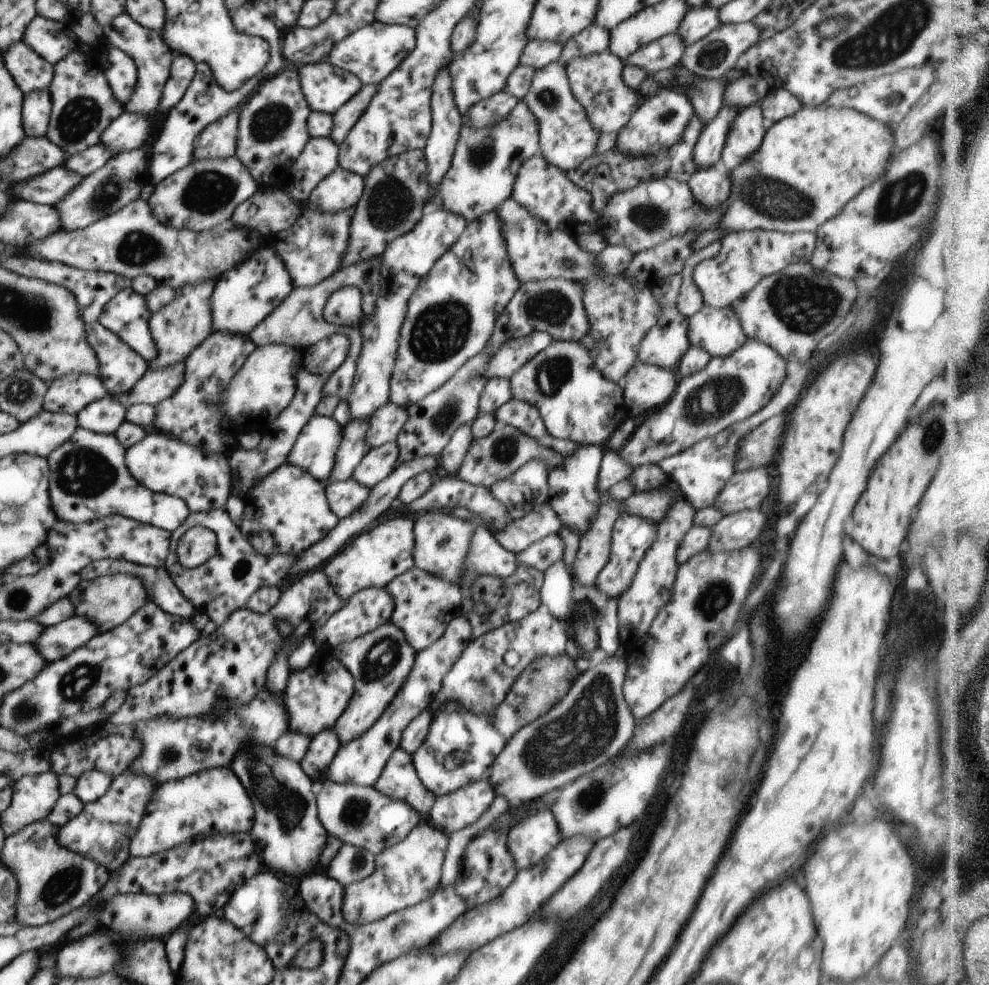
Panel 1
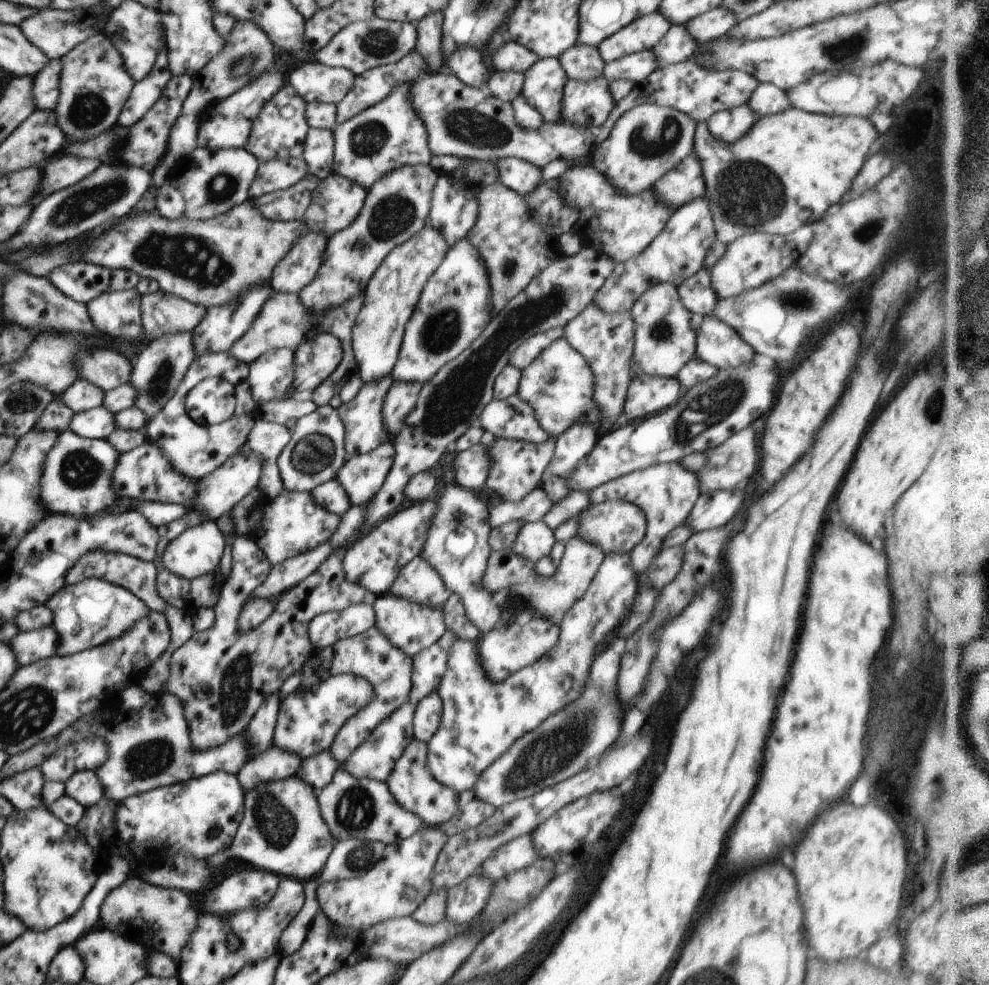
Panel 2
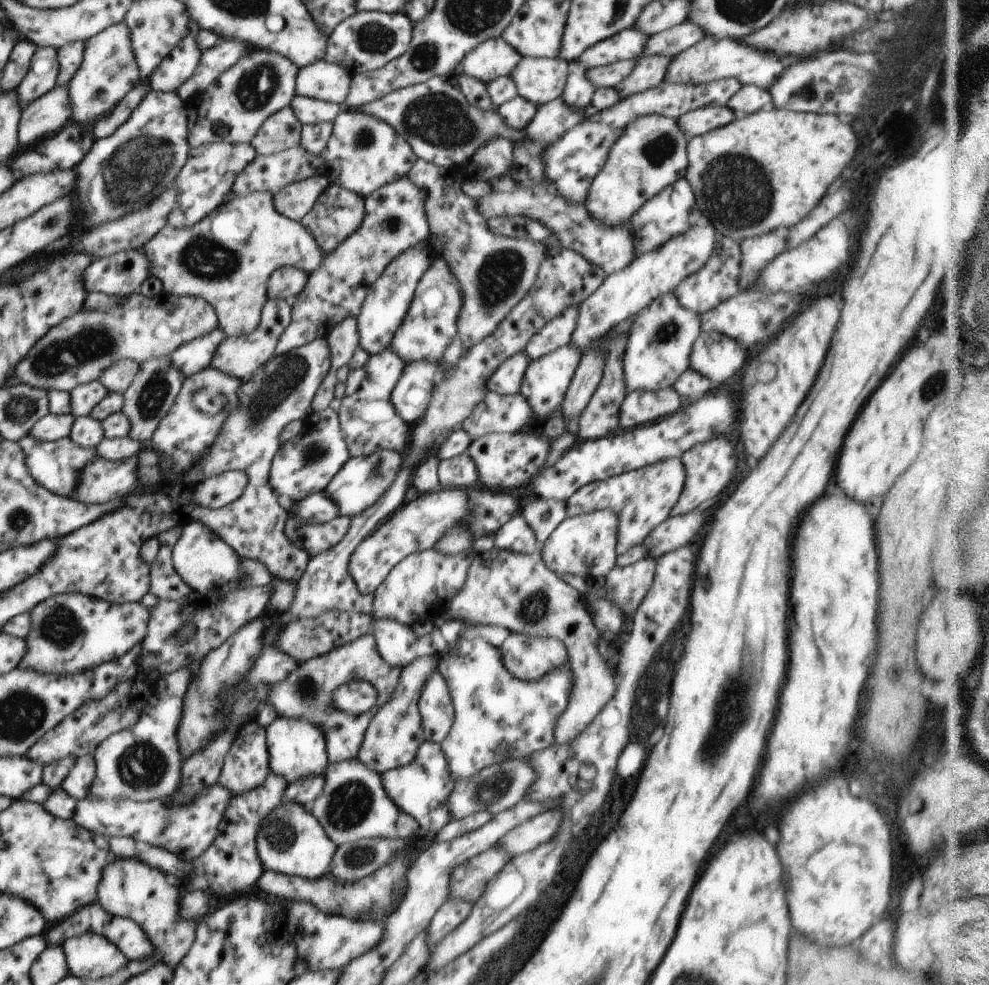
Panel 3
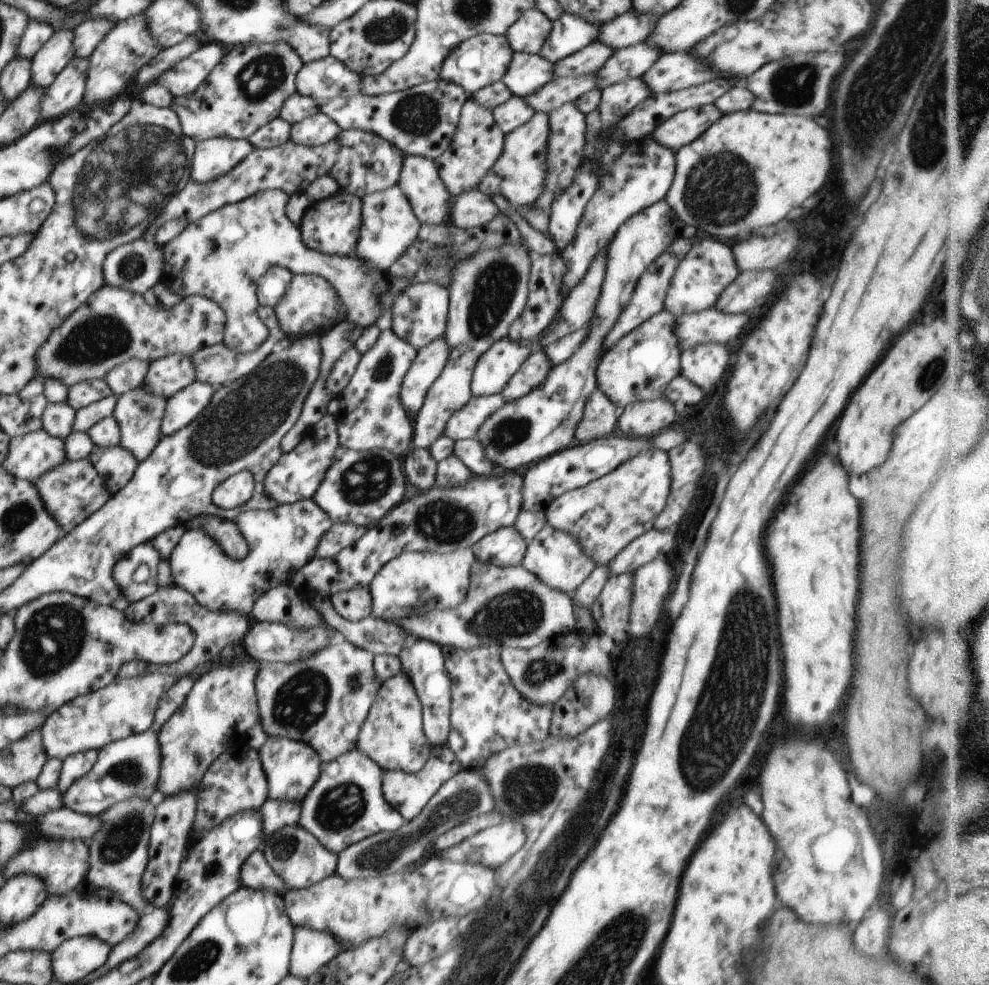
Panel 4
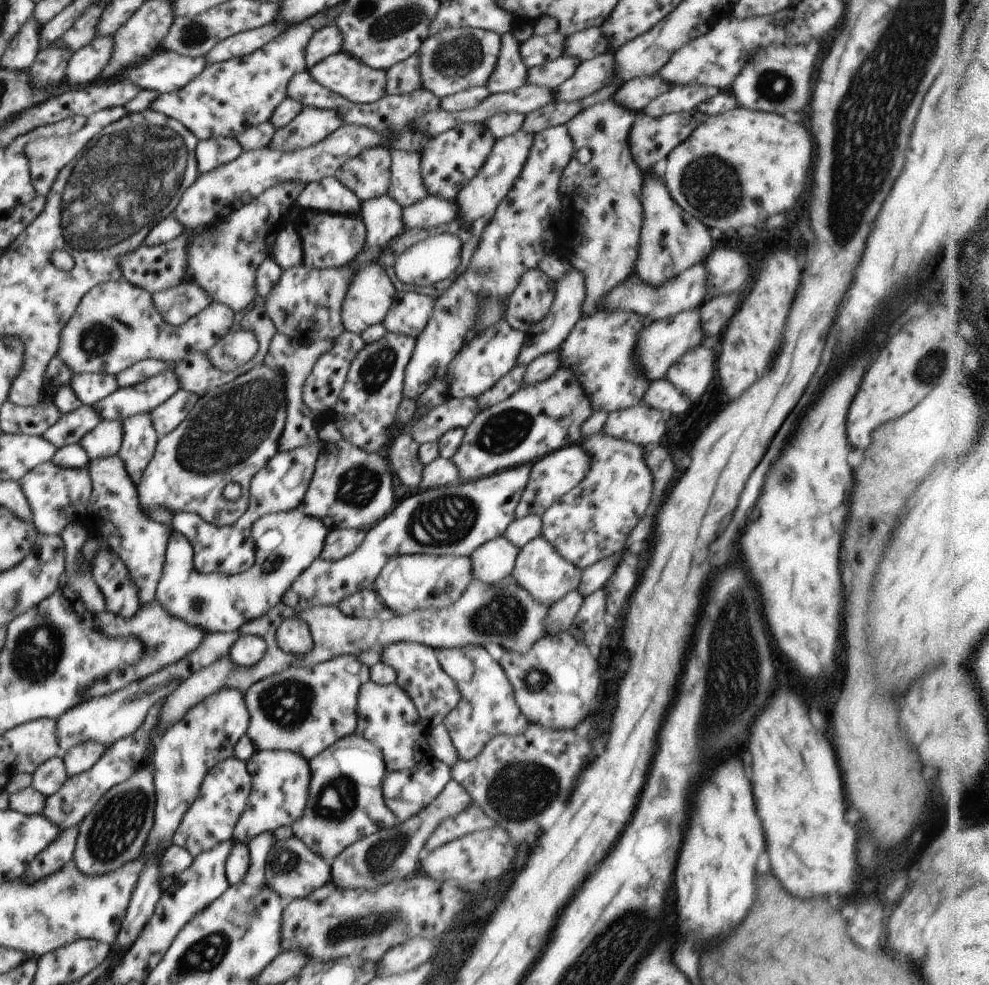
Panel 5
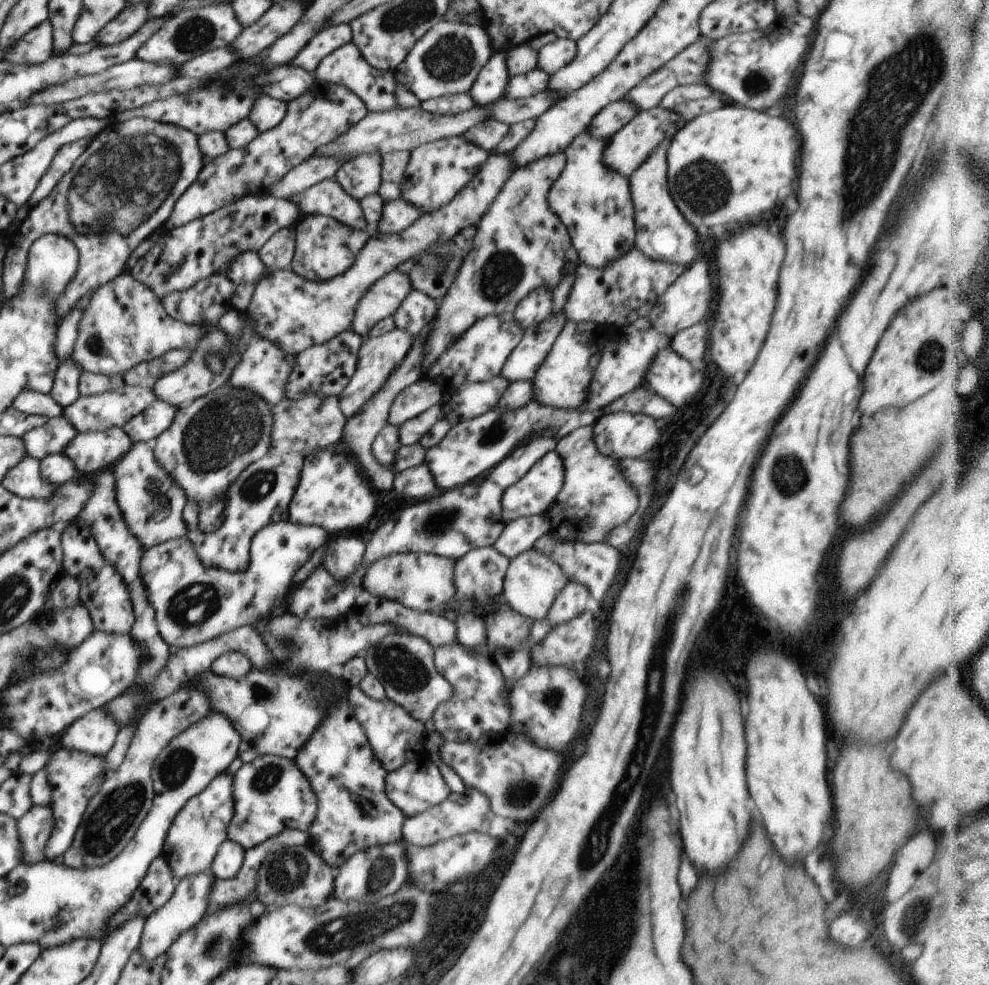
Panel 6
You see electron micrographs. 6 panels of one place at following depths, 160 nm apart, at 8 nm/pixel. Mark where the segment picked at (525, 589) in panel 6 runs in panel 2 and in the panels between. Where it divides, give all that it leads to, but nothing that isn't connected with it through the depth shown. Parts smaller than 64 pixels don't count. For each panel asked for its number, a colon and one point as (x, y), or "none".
2: (614, 526)
3: (584, 545)
4: (555, 557)
5: (539, 569)

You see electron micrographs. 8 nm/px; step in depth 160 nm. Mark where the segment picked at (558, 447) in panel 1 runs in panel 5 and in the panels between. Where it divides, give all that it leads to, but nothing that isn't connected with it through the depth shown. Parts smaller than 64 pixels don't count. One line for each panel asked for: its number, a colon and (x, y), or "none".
2: (512, 418)
3: (497, 414)
4: (463, 424)
5: (453, 413)

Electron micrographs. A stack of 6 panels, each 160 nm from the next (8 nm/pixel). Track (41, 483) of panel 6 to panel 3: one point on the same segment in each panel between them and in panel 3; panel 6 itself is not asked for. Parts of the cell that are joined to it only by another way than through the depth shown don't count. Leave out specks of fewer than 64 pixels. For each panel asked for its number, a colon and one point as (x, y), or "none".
3: (100, 481)
4: (73, 490)
5: (57, 496)

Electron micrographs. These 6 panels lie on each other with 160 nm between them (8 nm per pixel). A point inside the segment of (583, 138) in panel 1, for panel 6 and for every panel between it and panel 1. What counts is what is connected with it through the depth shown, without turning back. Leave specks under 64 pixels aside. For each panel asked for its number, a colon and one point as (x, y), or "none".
2: (544, 82)
3: (540, 80)
4: (526, 73)
5: (510, 73)
6: (489, 86)

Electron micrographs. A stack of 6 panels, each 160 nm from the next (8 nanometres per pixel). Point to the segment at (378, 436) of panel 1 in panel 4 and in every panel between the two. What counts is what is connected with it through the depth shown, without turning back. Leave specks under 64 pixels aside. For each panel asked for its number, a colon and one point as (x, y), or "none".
2: (401, 397)
3: (411, 396)
4: (430, 360)

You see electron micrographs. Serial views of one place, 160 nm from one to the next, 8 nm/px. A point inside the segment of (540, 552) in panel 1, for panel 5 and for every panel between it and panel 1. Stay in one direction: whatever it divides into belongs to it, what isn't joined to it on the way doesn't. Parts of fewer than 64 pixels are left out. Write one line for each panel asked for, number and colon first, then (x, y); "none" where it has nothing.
2: (534, 541)
3: (516, 535)
4: (505, 547)
5: (493, 561)

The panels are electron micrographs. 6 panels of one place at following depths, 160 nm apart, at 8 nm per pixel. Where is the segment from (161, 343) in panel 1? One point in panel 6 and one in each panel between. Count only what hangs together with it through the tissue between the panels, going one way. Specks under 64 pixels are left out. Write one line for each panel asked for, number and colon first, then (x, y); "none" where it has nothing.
2: (158, 369)
3: (152, 392)
4: (139, 413)
5: (139, 442)
6: (152, 504)

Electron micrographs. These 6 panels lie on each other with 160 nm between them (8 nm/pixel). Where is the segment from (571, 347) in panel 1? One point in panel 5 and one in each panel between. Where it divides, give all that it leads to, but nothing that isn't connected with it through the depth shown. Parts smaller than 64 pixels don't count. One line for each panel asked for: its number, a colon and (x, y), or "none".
2: (559, 385)
3: (544, 384)
4: (534, 370)
5: (505, 387)

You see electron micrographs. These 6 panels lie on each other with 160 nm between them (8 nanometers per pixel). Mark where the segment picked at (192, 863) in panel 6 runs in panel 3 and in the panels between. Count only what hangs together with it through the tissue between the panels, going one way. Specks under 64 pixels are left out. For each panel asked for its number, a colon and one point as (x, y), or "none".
3: (246, 766)
4: (236, 785)
5: (211, 818)

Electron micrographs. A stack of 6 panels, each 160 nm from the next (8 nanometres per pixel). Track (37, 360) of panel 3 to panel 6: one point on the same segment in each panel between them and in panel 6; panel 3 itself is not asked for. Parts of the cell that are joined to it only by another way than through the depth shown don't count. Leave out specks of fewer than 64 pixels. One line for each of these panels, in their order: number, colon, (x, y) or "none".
4: (114, 325)
5: (116, 325)
6: (125, 323)

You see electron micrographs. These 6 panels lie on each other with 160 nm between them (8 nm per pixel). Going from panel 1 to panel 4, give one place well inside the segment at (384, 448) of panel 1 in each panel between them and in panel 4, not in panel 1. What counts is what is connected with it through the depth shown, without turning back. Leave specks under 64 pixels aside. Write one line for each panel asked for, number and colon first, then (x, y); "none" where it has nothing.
2: (361, 476)
3: (361, 481)
4: (361, 487)

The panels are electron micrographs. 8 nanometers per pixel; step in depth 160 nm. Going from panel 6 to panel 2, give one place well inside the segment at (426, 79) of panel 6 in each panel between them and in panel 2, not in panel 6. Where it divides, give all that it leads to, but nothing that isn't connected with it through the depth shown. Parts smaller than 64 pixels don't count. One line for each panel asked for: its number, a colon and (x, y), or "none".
2: (511, 56)
3: (493, 58)
4: (483, 59)
5: (456, 58)

